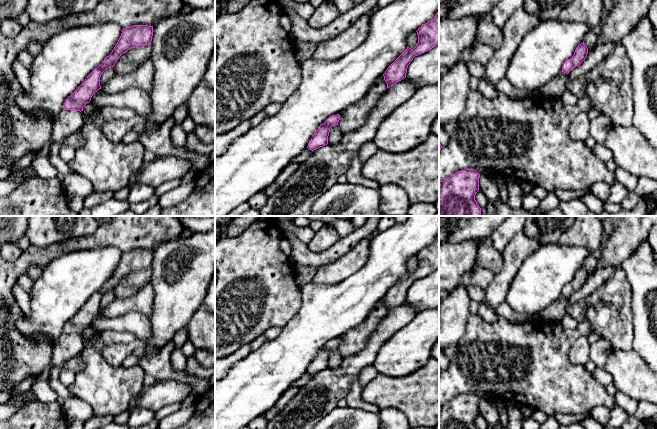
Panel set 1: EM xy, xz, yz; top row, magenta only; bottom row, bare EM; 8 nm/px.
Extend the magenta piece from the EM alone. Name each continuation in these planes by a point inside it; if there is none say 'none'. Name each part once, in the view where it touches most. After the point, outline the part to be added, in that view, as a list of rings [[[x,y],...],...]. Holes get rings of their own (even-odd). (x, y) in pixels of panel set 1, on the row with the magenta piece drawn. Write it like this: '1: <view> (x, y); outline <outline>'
none

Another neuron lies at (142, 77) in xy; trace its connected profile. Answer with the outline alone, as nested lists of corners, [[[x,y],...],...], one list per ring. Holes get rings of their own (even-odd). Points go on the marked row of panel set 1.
[[[147,60],[128,74],[116,74],[101,89],[108,94],[116,94],[135,87],[149,93],[153,87],[154,73],[152,62]]]

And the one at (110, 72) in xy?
[[[114,67],[106,69],[100,77],[101,88],[104,86],[105,83],[107,83],[115,75],[116,75],[116,71]]]

